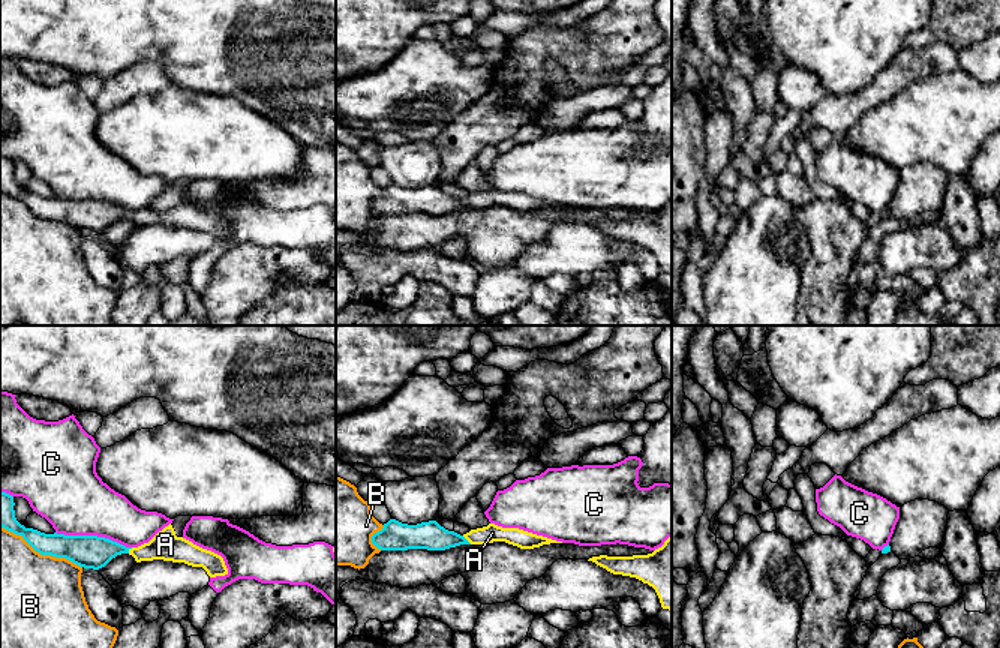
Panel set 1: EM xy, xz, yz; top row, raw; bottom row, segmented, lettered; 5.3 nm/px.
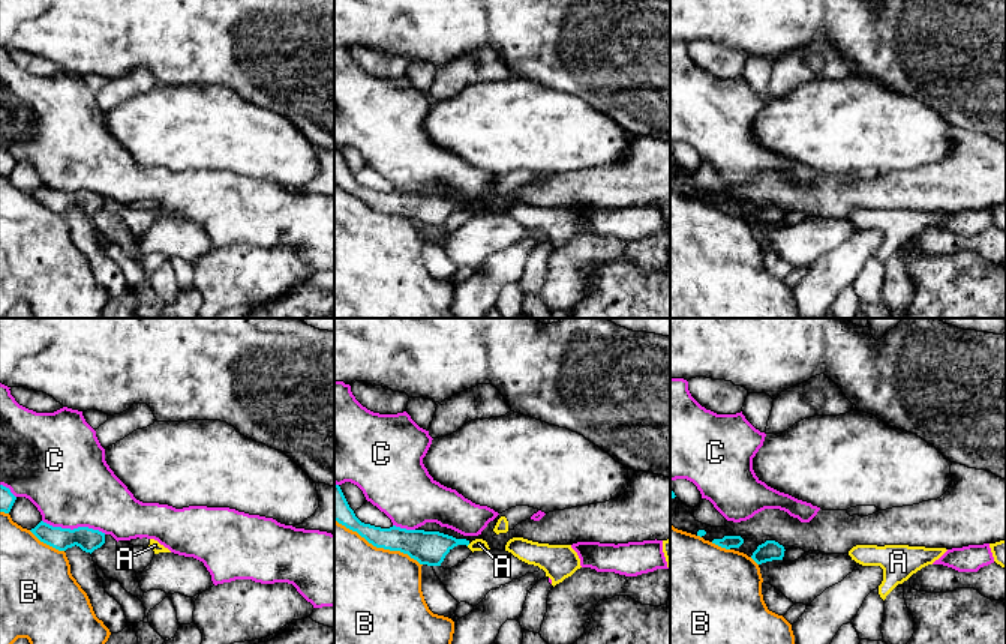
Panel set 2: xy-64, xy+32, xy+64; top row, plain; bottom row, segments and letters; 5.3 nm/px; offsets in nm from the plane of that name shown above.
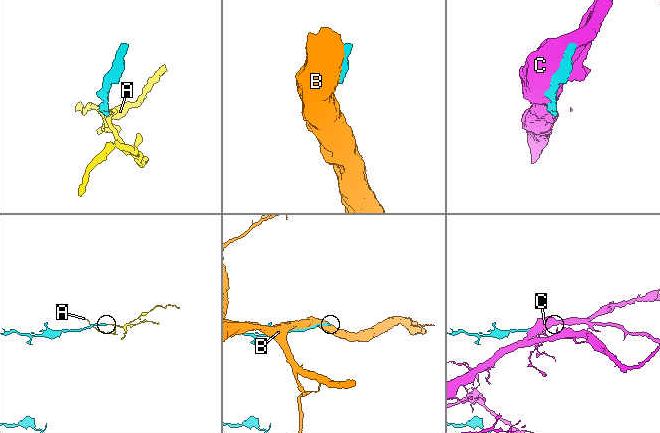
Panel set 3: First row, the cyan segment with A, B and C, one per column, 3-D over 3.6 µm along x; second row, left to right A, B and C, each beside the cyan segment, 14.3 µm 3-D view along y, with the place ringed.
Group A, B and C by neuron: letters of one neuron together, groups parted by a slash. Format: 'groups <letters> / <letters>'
groups A / B / C

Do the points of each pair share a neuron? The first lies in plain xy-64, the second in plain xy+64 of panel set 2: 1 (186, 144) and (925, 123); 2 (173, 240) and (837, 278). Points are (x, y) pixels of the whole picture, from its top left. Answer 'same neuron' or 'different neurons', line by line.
1: same neuron
2: different neurons

